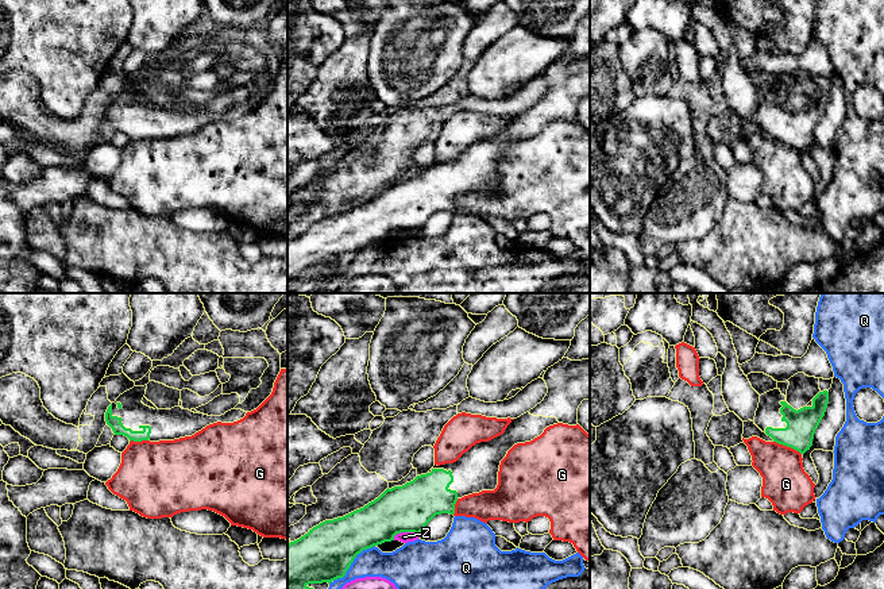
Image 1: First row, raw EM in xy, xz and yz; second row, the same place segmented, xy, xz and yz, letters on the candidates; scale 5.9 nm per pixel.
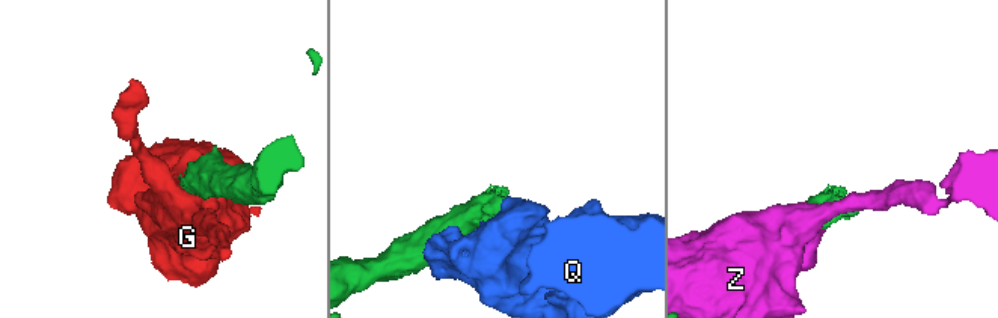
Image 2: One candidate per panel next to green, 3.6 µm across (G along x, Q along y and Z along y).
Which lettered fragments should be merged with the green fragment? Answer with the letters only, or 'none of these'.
none of these

